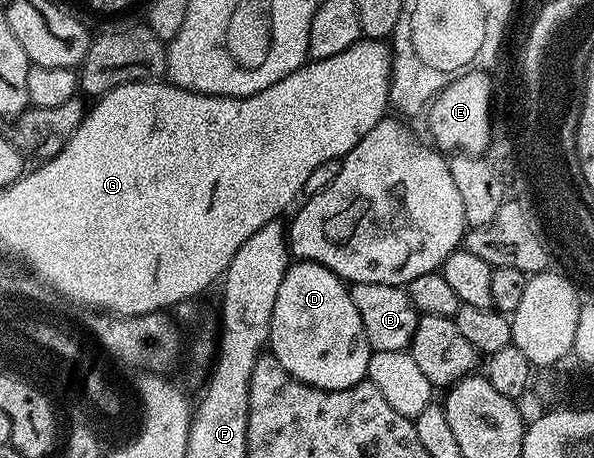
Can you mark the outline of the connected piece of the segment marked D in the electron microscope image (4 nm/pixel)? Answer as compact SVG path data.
M294 261L279 284L279 296L275 296L275 312L271 316L271 332L267 343L275 360L295 380L320 390L342 390L366 381L369 373L371 347L363 320L359 320L359 308L349 295L350 287L345 279L331 272L323 264Z

